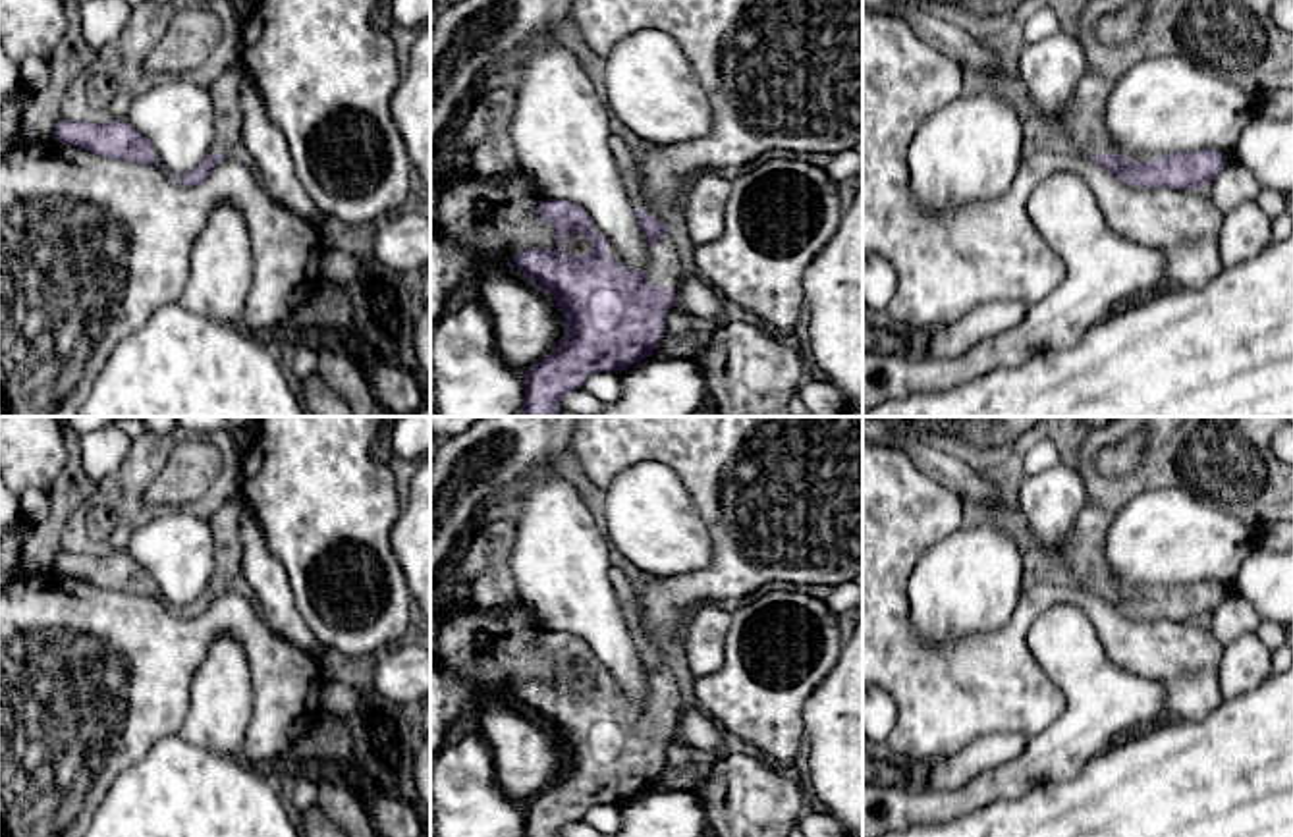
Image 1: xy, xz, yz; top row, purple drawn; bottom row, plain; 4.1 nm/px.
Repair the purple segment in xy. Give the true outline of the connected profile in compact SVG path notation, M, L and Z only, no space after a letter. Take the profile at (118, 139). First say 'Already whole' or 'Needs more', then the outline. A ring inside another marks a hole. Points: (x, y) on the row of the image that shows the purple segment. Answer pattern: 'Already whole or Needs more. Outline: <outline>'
Already whole. Outline: M62 118L52 131L52 139L116 160L158 164L154 148L125 120L87 123Z

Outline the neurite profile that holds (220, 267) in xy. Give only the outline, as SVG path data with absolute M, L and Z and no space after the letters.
M218 206L189 255L189 280L179 305L224 324L243 324L253 278L251 239L243 216Z

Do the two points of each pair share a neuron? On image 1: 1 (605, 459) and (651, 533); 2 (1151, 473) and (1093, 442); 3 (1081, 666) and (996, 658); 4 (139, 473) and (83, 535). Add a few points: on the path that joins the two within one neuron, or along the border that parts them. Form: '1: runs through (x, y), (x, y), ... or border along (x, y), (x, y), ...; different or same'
1: border along (659, 461), (630, 463), (605, 488); different
2: runs through (1127, 485), (1102, 485), (1087, 465); same
3: border along (1037, 616), (1027, 647), (1064, 699); different
4: runs through (130, 496), (128, 521), (107, 540); same

